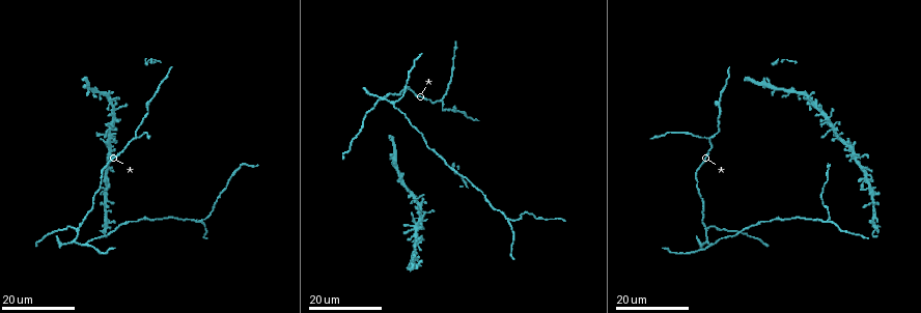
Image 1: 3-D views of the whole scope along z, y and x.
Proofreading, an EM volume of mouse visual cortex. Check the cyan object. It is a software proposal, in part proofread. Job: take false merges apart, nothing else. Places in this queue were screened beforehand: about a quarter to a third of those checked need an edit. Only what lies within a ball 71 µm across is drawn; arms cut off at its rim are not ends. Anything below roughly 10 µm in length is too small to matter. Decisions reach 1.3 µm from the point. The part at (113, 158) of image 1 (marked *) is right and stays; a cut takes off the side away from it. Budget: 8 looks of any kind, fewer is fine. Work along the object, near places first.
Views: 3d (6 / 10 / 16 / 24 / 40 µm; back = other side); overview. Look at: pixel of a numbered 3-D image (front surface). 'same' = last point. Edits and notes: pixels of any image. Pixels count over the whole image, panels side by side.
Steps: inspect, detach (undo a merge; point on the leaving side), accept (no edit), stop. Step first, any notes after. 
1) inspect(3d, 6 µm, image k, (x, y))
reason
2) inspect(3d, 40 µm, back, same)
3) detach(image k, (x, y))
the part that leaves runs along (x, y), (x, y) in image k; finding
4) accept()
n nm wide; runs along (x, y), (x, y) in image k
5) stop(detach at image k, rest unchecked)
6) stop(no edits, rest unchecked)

inspect(3d, 16 µm, image 1, (441, 99))
three arms meet

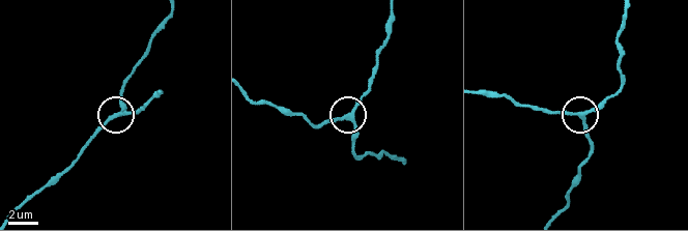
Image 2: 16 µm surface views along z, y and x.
inspect(3d, 10 µm, image 2, (581, 116))

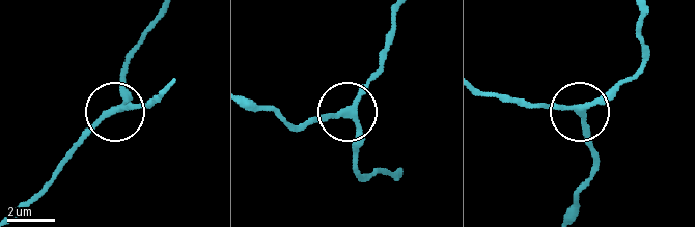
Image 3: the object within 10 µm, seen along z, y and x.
accept()
240 nm wide; continuous, no second cell

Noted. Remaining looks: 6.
inspect(3d, 16 µm, image 1, (110, 100))
four or more arms meet

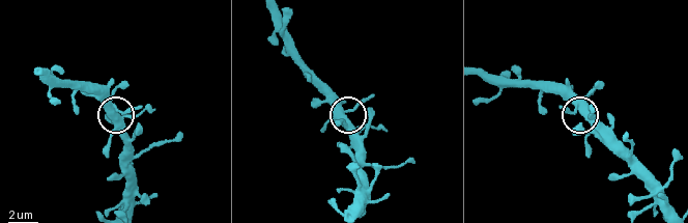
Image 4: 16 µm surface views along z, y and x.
inspect(3d, 10 µm, image 4, (347, 114))

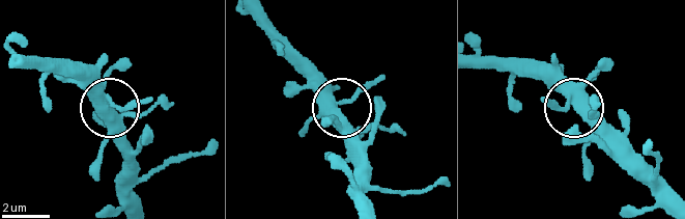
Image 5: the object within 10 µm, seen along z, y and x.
accept()
4 arms; all the same cell

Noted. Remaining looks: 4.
inspect(3d, 16 µm, image 1, (508, 220))
side arm on a straight run

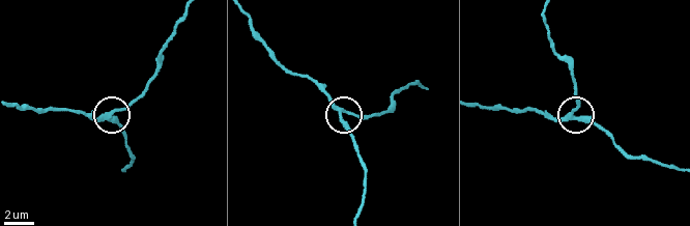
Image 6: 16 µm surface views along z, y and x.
inspect(3d, 6 µm, image 6, (342, 111))
zoom in

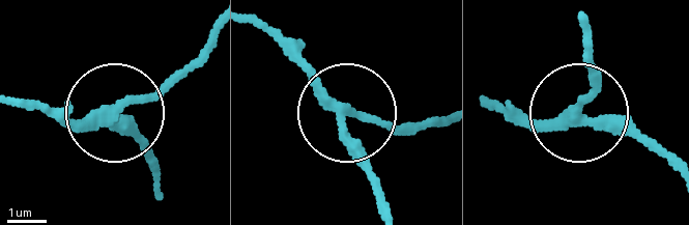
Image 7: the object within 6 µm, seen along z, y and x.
accept()
runs along (482, 97), (538, 117), (598, 117), (673, 157) in image 7; all the same cell

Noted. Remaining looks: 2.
inspect(3d, 16 µm, image 1, (87, 244))

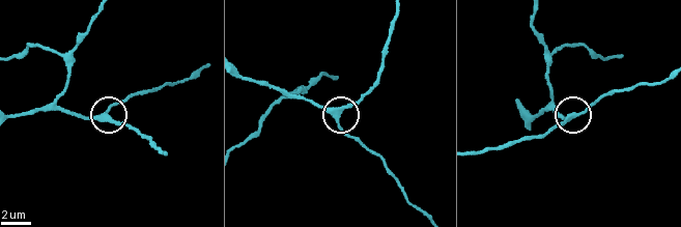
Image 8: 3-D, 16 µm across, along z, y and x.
inspect(3d, 6 µm, image 8, (577, 114))

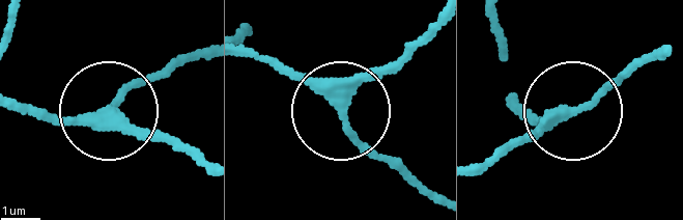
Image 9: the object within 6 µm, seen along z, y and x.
accept()
side arm 18 µm; 3 arms; one cell here

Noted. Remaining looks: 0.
stop(no edits, rest unchecked)

